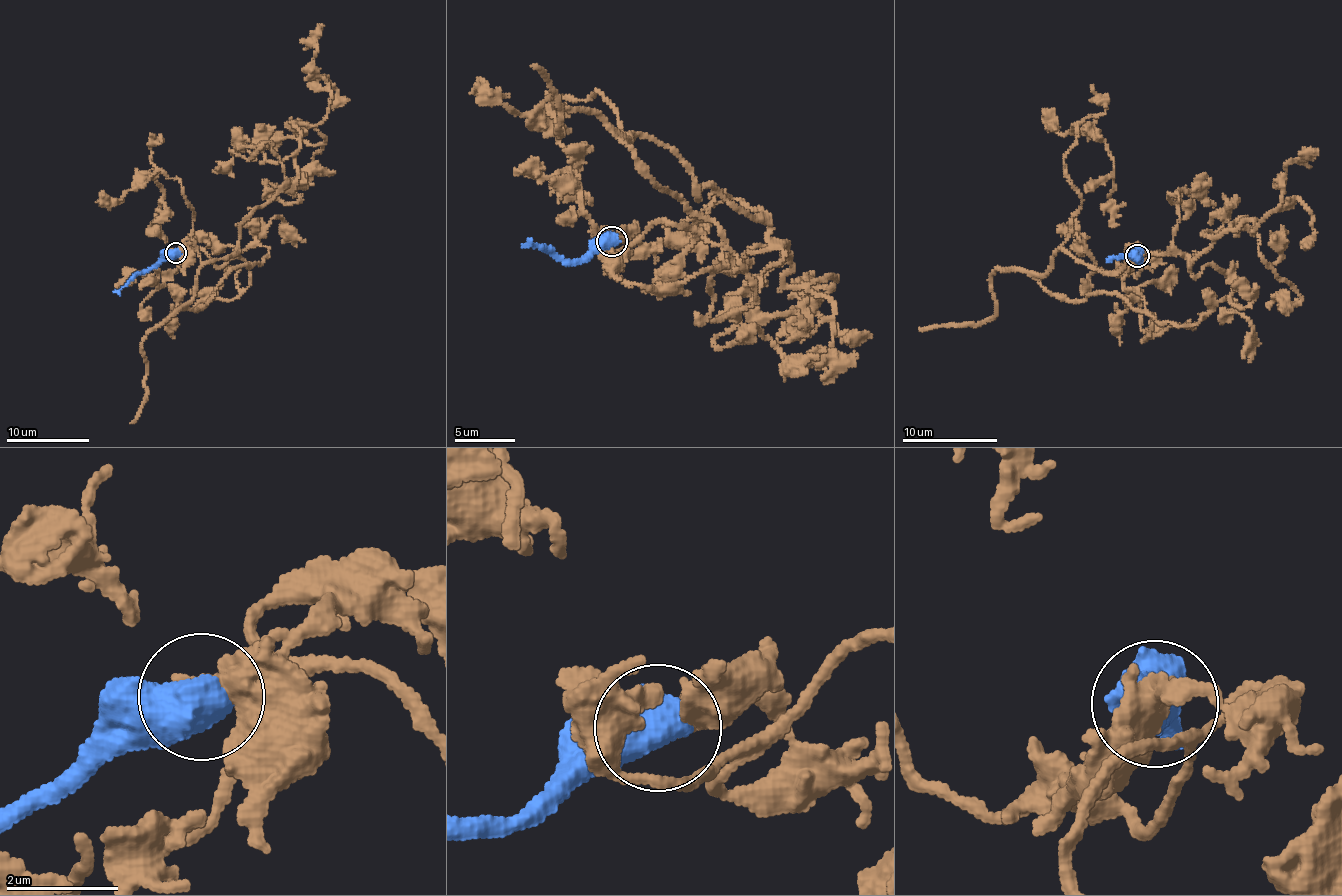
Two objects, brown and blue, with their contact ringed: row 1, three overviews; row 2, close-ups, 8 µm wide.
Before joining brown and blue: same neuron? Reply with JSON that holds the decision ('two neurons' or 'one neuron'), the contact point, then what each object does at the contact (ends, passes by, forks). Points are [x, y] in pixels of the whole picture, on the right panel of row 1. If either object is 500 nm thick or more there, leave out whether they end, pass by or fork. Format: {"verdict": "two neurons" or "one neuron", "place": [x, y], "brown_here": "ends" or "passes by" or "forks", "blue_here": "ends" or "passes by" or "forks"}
{"verdict": "two neurons", "place": [1137, 255]}

